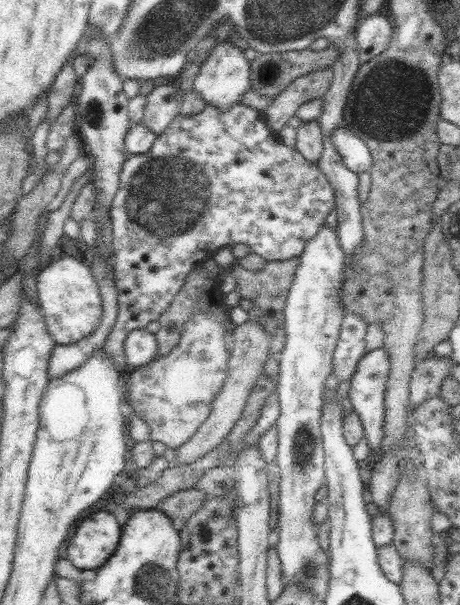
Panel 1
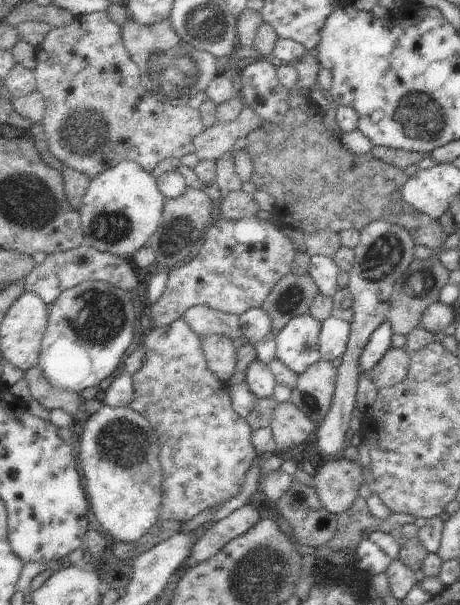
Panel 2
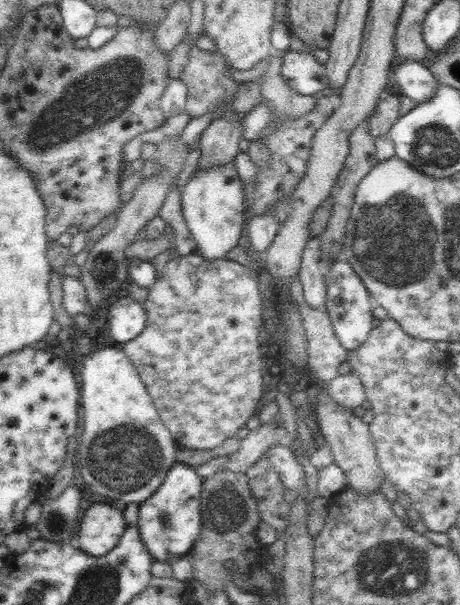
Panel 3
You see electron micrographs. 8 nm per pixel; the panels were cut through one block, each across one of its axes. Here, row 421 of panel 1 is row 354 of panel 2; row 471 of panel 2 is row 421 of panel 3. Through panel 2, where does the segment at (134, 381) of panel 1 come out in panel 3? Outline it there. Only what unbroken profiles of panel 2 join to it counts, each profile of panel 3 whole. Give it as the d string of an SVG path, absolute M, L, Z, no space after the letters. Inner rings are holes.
M199 252L190 256L179 256L170 259L166 263L166 268L162 271L162 276L158 277L156 282L150 287L146 300L142 304L147 315L146 327L134 340L123 343L124 352L138 369L138 374L142 382L146 384L146 390L152 396L152 402L154 402L156 410L160 412L162 422L166 422L166 428L172 432L173 438L176 438L174 442L176 448L178 447L181 450L184 448L191 450L222 449L222 444L227 438L236 436L238 430L245 428L248 420L258 414L264 402L262 397L264 396L262 369L267 367L262 361L264 356L263 333L268 325L262 317L262 303L262 289L245 266L237 261L226 259L225 256L214 260L206 259Z

